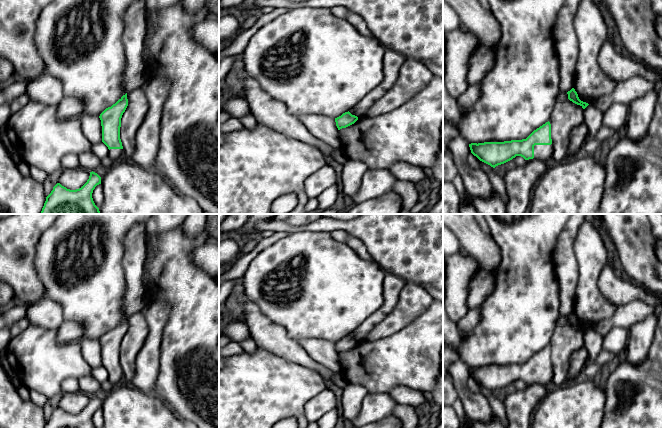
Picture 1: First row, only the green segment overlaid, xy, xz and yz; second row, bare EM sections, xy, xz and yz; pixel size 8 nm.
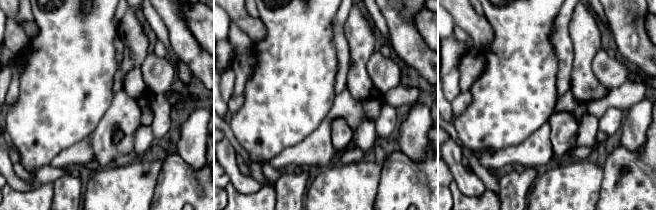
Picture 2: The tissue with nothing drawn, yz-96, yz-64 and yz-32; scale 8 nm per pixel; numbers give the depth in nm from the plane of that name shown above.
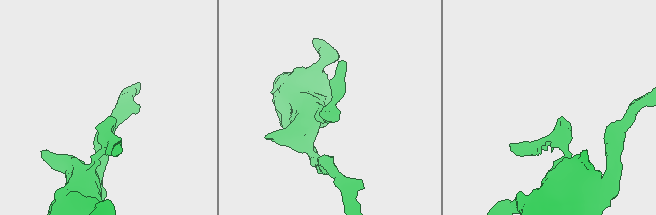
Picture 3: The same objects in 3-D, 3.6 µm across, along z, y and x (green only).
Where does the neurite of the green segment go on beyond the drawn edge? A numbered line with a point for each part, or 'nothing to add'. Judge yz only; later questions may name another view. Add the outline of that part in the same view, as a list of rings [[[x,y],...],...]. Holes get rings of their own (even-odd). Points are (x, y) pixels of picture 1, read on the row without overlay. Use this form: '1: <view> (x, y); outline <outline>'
1: yz (541, 376); outline [[[553,368],[551,369],[535,369],[534,370],[534,382],[529,384],[542,384],[548,385],[553,377]]]

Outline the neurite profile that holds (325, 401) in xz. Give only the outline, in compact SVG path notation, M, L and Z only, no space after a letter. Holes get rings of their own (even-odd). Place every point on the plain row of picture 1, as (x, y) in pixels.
M326 388L306 402L304 413L309 422L317 422L334 408L336 408L335 395Z

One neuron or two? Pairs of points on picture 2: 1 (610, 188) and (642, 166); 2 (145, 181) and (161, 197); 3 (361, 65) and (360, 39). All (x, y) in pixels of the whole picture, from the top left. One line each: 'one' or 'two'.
1: one
2: two
3: one

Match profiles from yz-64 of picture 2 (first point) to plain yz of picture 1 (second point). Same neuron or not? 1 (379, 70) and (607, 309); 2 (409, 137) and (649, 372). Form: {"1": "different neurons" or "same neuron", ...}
{"1": "different neurons", "2": "different neurons"}

